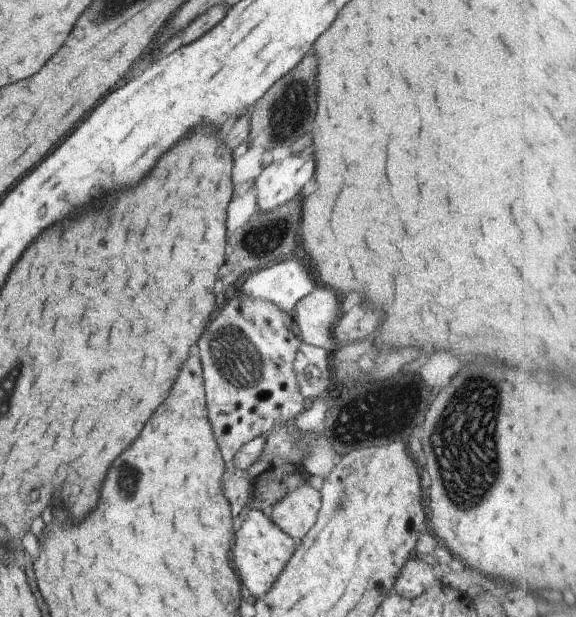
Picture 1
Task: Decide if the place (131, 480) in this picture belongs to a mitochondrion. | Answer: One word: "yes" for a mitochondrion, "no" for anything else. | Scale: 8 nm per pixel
yes

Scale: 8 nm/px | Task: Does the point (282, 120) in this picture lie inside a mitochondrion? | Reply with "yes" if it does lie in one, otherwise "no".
yes

